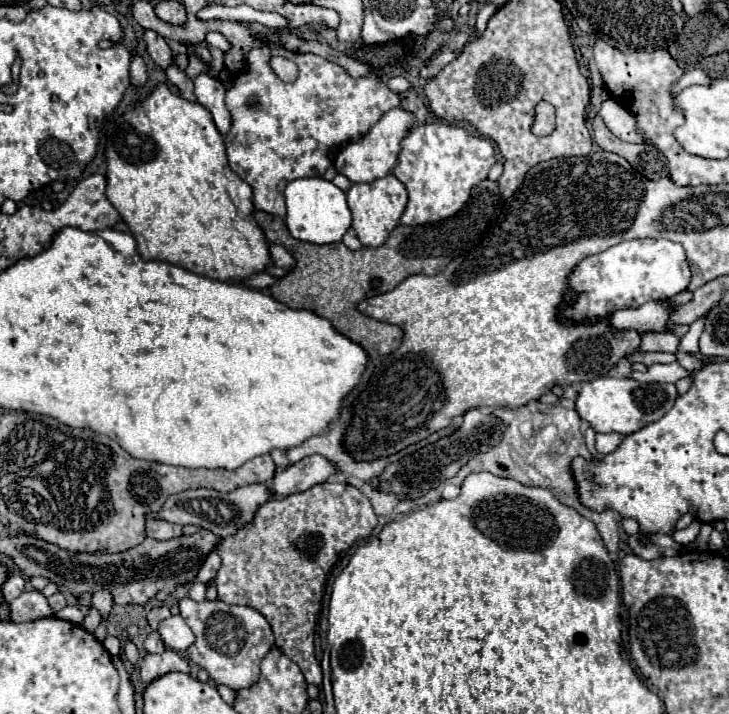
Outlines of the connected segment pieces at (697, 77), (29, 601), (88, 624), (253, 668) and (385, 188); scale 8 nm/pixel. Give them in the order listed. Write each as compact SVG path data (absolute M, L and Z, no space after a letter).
M692 69L688 70L684 73L684 75L681 77L674 86L672 86L670 92L672 95L675 95L679 92L681 92L683 89L694 85L707 85L710 84L712 81L712 77L710 77L706 71L702 69Z
M30 590L30 592L22 592L18 598L10 602L10 616L12 622L30 622L30 620L52 616L52 608L42 592Z
M90 606L90 610L88 610L88 614L86 614L86 618L84 618L84 622L82 622L82 626L88 630L88 632L94 632L96 628L98 628L98 624L100 624L100 620L102 620L102 616L100 616L100 612L94 608L94 606Z
M182 598L178 602L180 616L196 634L196 642L188 648L188 658L196 666L204 668L216 684L224 684L232 690L242 690L258 682L260 660L274 646L270 644L272 628L268 620L250 606L232 606L222 600L194 602L192 598Z
M388 174L380 180L374 182L366 182L366 184L352 184L352 188L346 192L348 196L348 206L352 210L352 228L356 230L360 242L364 246L380 246L388 240L390 232L398 226L400 216L406 208L408 202L408 194L404 184L394 176Z

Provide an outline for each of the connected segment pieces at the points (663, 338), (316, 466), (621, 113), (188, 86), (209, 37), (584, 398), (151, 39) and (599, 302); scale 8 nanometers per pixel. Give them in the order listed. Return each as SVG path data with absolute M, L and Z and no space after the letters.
M648 332L648 334L642 334L642 350L644 352L650 352L650 350L656 350L656 352L676 352L680 344L680 338L674 336L674 332Z
M312 454L290 468L276 472L274 480L270 482L270 490L274 494L290 496L298 492L306 492L308 488L326 482L332 474L336 474L336 464L320 454Z
M614 98L602 102L598 116L606 122L606 126L624 142L644 142L644 136L636 132L634 116L628 112L624 104L618 104Z
M178 56L178 58L176 58L176 64L166 70L166 76L168 76L168 82L172 82L172 84L178 88L178 92L180 92L182 98L186 98L186 100L190 100L190 102L196 102L196 96L194 96L194 92L192 92L194 84L192 84L192 80L184 74L186 64L188 64L186 58L184 58L184 56Z
M208 32L206 34L206 42L210 44L210 46L216 46L216 48L220 48L222 52L226 52L226 50L230 50L230 44L228 44L228 40L220 34L220 32Z
M596 378L582 384L582 390L576 400L576 410L582 420L586 420L596 432L618 432L622 436L632 434L644 428L650 422L660 420L676 400L674 384L644 384L632 378Z
M148 30L148 32L144 34L144 42L146 42L148 54L152 56L152 60L154 60L162 70L166 70L170 64L174 64L174 54L172 54L170 46L166 44L166 40L164 40L160 34Z
M644 238L628 240L602 254L584 258L568 280L576 298L562 314L572 320L600 320L616 308L636 308L650 300L680 294L690 282L690 268L682 244L666 238Z

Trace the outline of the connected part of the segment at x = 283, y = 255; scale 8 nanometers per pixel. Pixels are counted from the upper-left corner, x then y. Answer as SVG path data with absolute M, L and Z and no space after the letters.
M270 244L270 254L272 254L272 262L276 268L284 268L284 270L292 270L294 268L294 258L292 254L280 246L280 244Z

